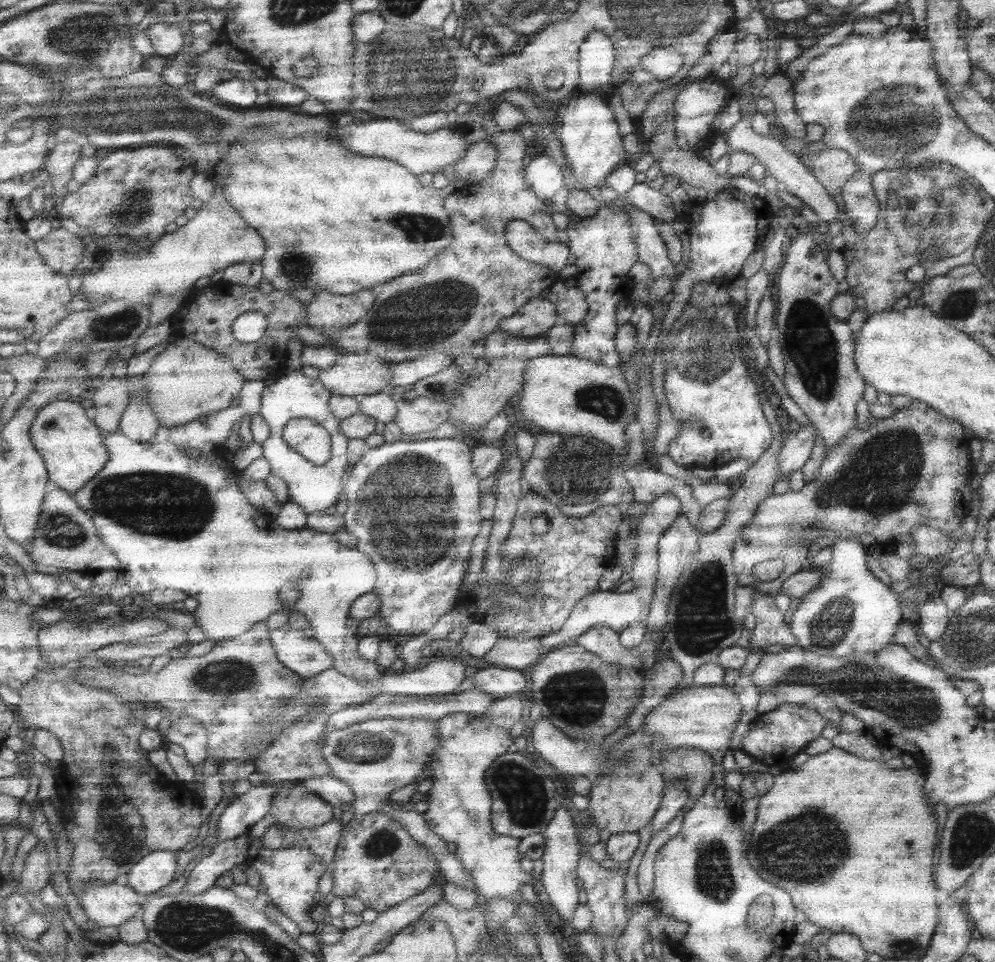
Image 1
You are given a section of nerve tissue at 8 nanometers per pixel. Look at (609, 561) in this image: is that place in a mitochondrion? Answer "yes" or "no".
no

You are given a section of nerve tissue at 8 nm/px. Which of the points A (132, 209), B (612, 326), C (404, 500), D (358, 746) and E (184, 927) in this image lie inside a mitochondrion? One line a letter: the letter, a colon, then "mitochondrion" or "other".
A: mitochondrion
B: other
C: mitochondrion
D: mitochondrion
E: mitochondrion

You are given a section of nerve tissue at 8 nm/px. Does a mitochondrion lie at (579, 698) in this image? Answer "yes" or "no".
yes

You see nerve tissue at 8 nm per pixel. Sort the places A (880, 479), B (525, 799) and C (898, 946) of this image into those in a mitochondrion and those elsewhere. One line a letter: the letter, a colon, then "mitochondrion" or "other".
A: mitochondrion
B: mitochondrion
C: mitochondrion

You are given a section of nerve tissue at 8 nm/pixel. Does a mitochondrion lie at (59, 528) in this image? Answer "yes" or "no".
yes

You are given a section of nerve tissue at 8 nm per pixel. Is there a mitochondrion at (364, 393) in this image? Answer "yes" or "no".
no

